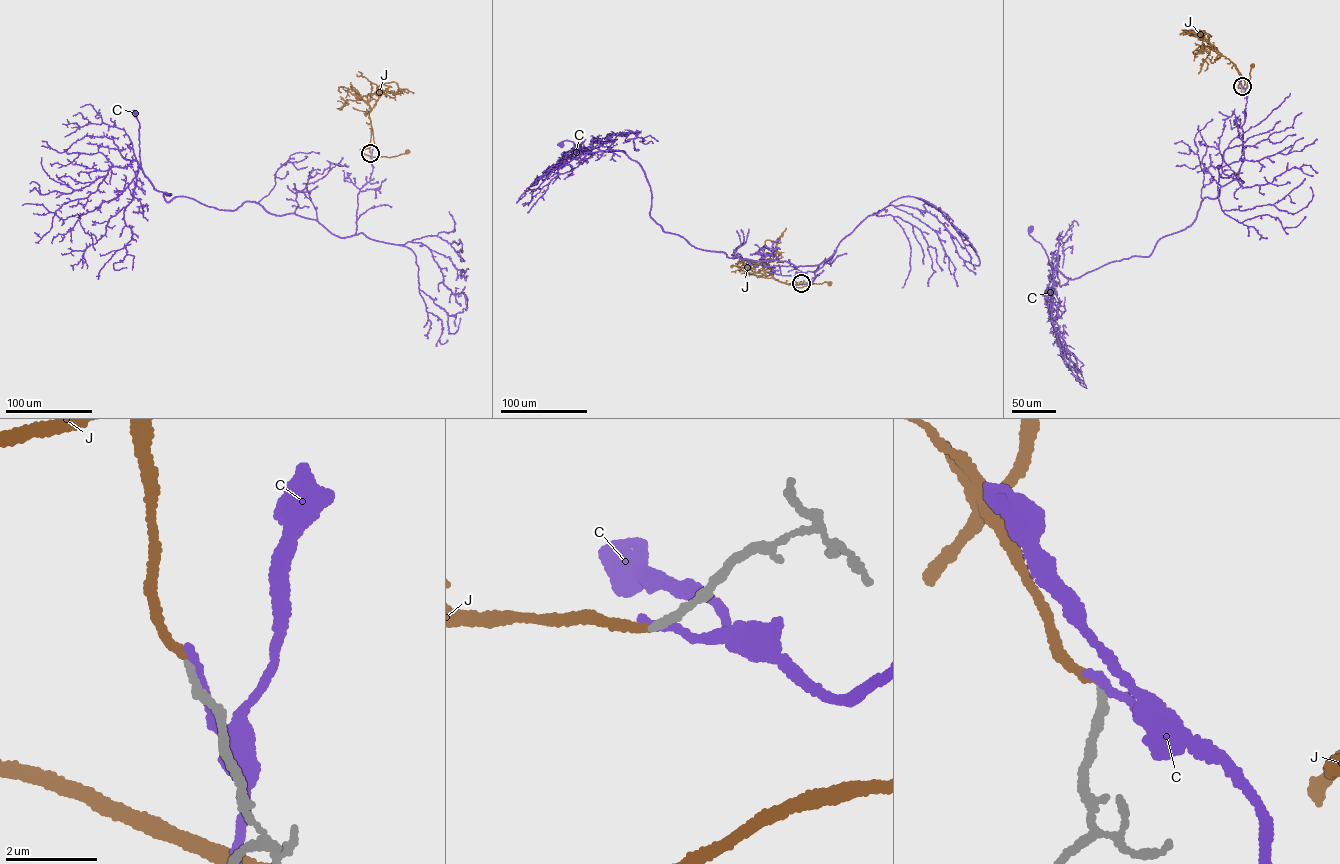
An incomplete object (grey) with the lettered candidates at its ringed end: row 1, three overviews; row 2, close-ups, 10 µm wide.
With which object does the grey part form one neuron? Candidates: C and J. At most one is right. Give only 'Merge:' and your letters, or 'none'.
Merge: J

